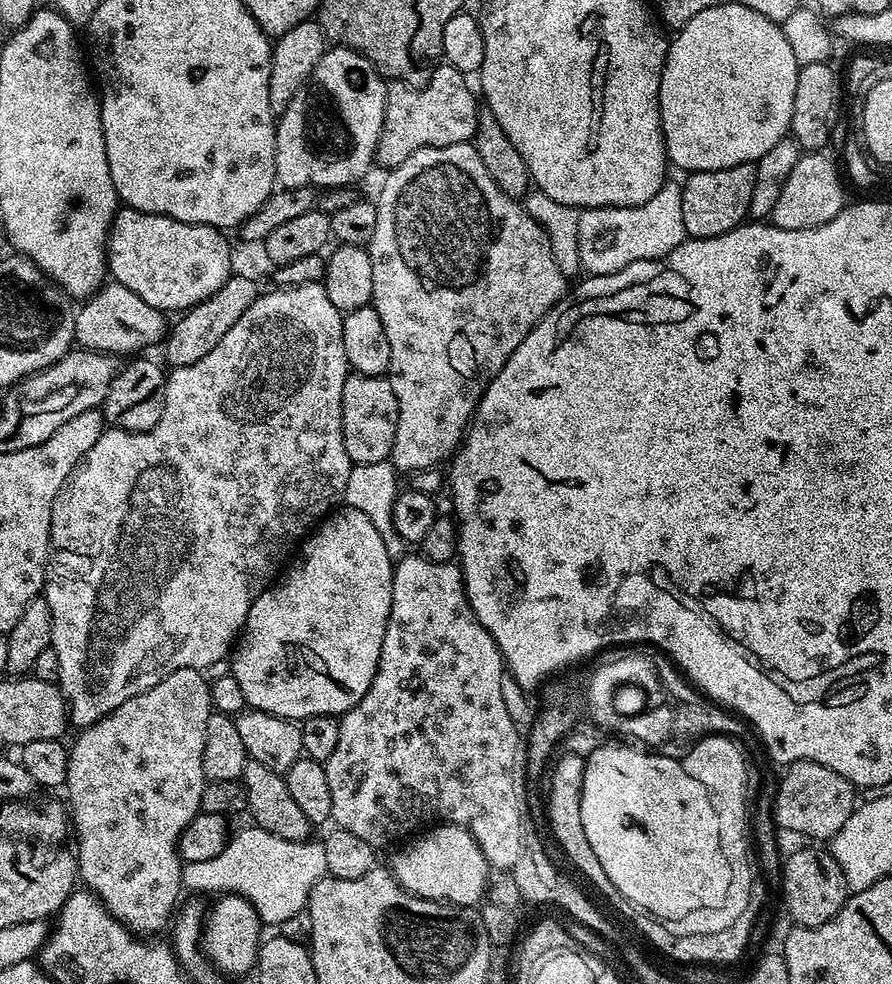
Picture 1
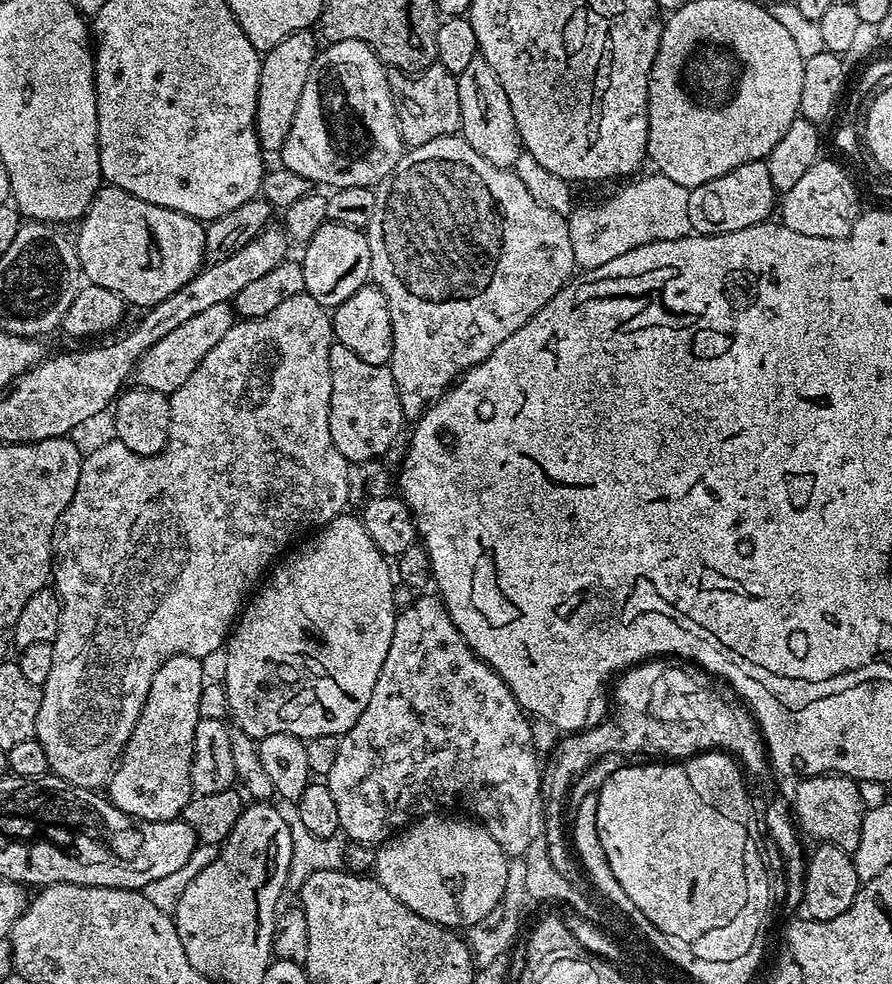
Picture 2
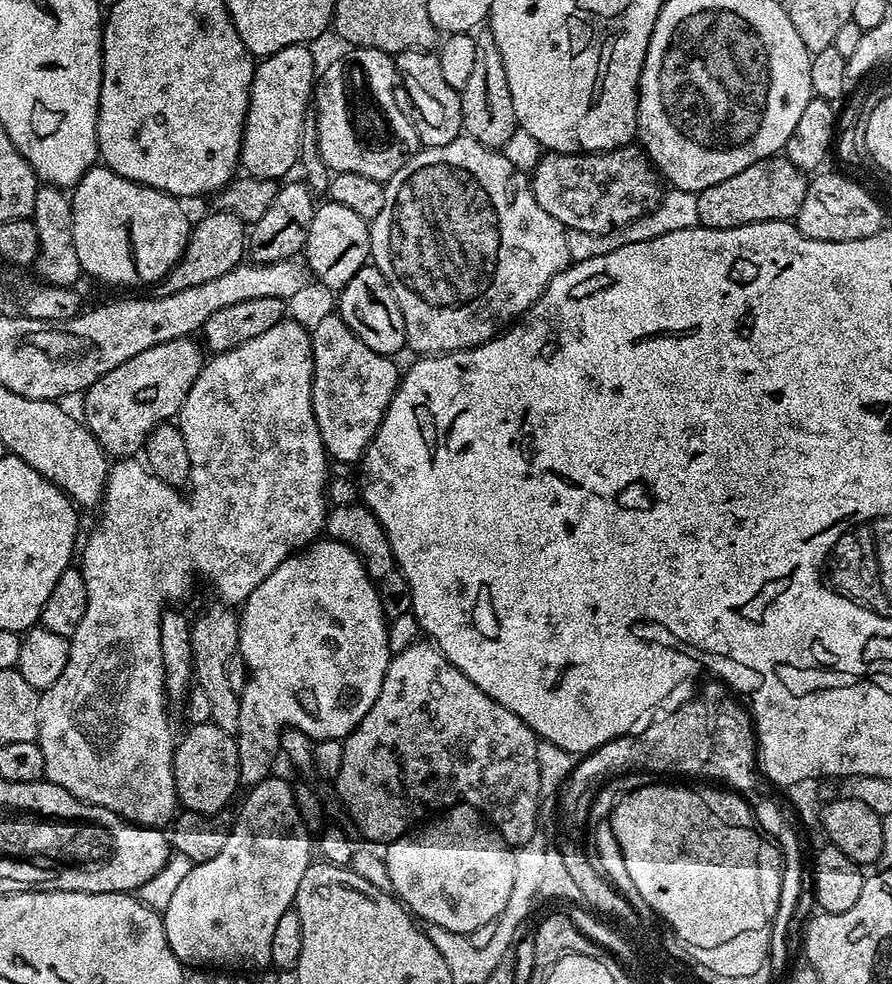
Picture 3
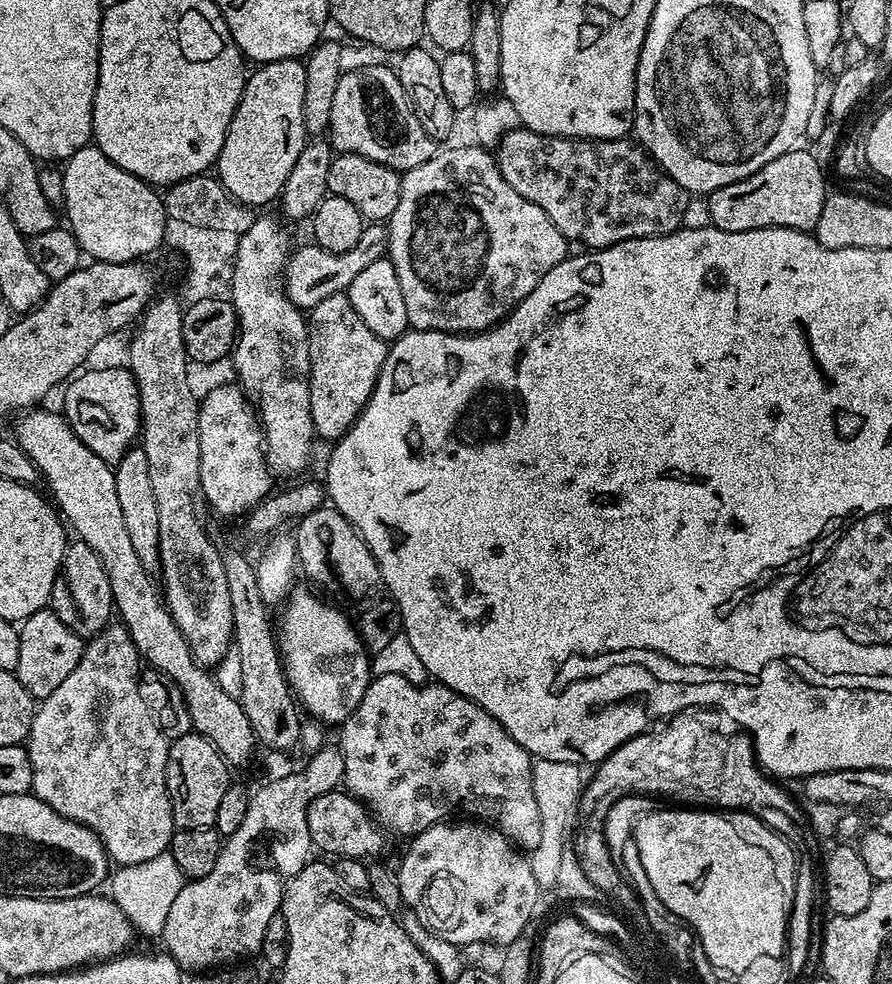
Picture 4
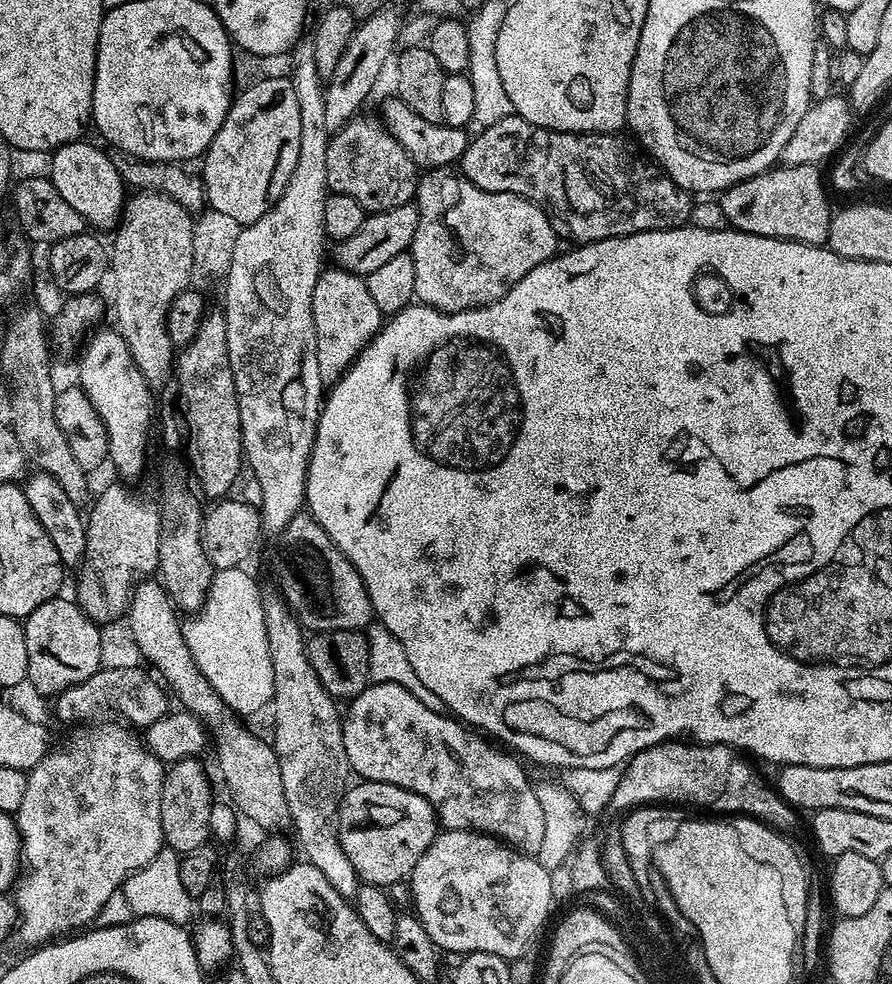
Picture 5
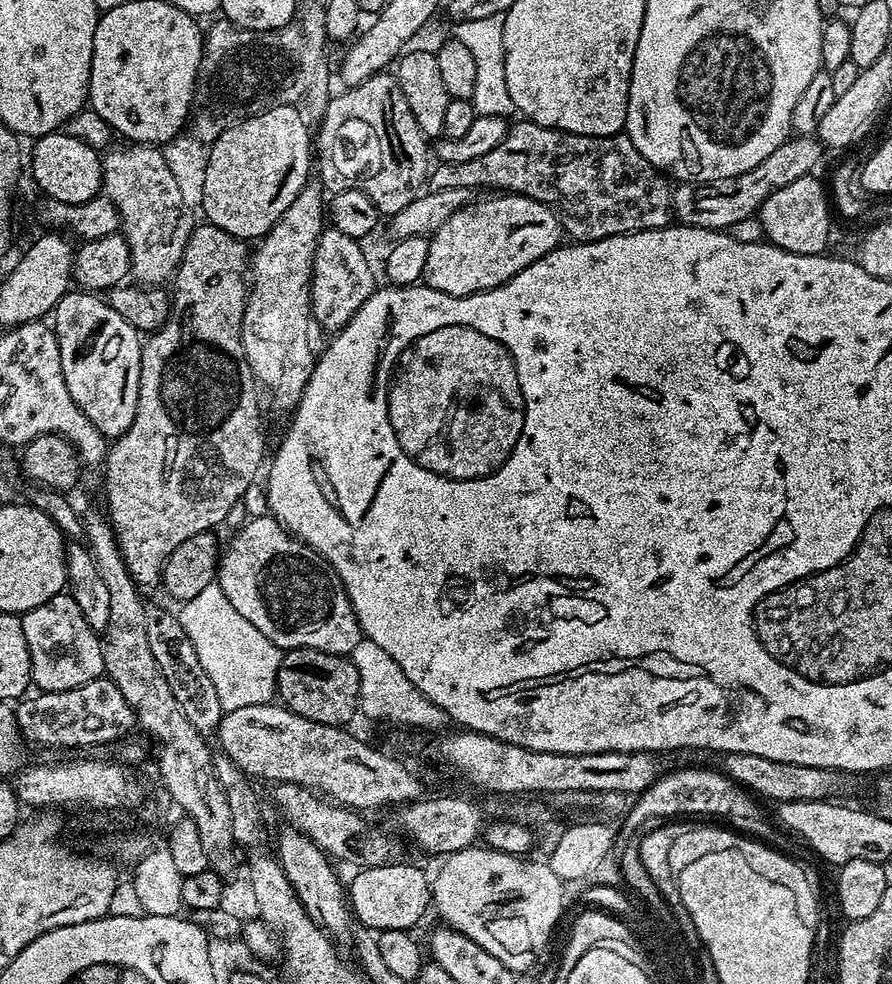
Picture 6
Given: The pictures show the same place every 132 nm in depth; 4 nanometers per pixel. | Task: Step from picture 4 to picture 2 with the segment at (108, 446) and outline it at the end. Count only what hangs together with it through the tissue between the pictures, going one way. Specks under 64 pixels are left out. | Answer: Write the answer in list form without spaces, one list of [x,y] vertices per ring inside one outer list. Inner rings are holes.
[[[231,303],[209,306],[207,310],[194,314],[194,318],[170,330],[170,334],[166,334],[162,342],[156,342],[154,346],[150,346],[150,350],[146,350],[146,354],[135,366],[135,383],[150,391],[165,394],[176,392],[178,386],[182,386],[182,382],[186,382],[186,378],[190,378],[190,374],[194,374],[194,370],[202,366],[202,358],[206,358],[206,354],[210,354],[210,350],[214,350],[214,346],[218,346],[222,338],[226,338],[226,333],[236,325],[237,319],[235,307]]]

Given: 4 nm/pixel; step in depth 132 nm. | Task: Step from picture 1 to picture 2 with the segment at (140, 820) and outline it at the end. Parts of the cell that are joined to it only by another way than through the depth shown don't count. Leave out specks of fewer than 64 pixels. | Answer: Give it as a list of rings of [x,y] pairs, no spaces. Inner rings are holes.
[[[171,656],[160,667],[158,674],[154,674],[150,694],[142,706],[142,714],[134,726],[134,734],[130,734],[124,753],[112,769],[106,785],[106,795],[114,807],[131,816],[133,820],[162,822],[177,819],[193,798],[190,770],[194,758],[194,730],[198,730],[201,719],[199,699],[202,698],[206,683],[204,664],[205,661],[199,656]]]

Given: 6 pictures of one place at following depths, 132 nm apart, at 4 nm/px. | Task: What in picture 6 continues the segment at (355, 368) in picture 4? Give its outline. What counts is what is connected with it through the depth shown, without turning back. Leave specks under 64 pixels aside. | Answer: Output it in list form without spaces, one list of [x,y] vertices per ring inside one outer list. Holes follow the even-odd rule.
[[[331,226],[325,227],[324,233],[318,238],[318,246],[314,250],[314,262],[312,263],[312,303],[310,305],[310,316],[328,331],[328,334],[341,332],[358,314],[358,310],[372,297],[372,293],[378,287],[376,276],[372,273],[372,264],[364,253],[365,245],[361,241],[350,238],[350,234],[342,234],[342,230]]]

